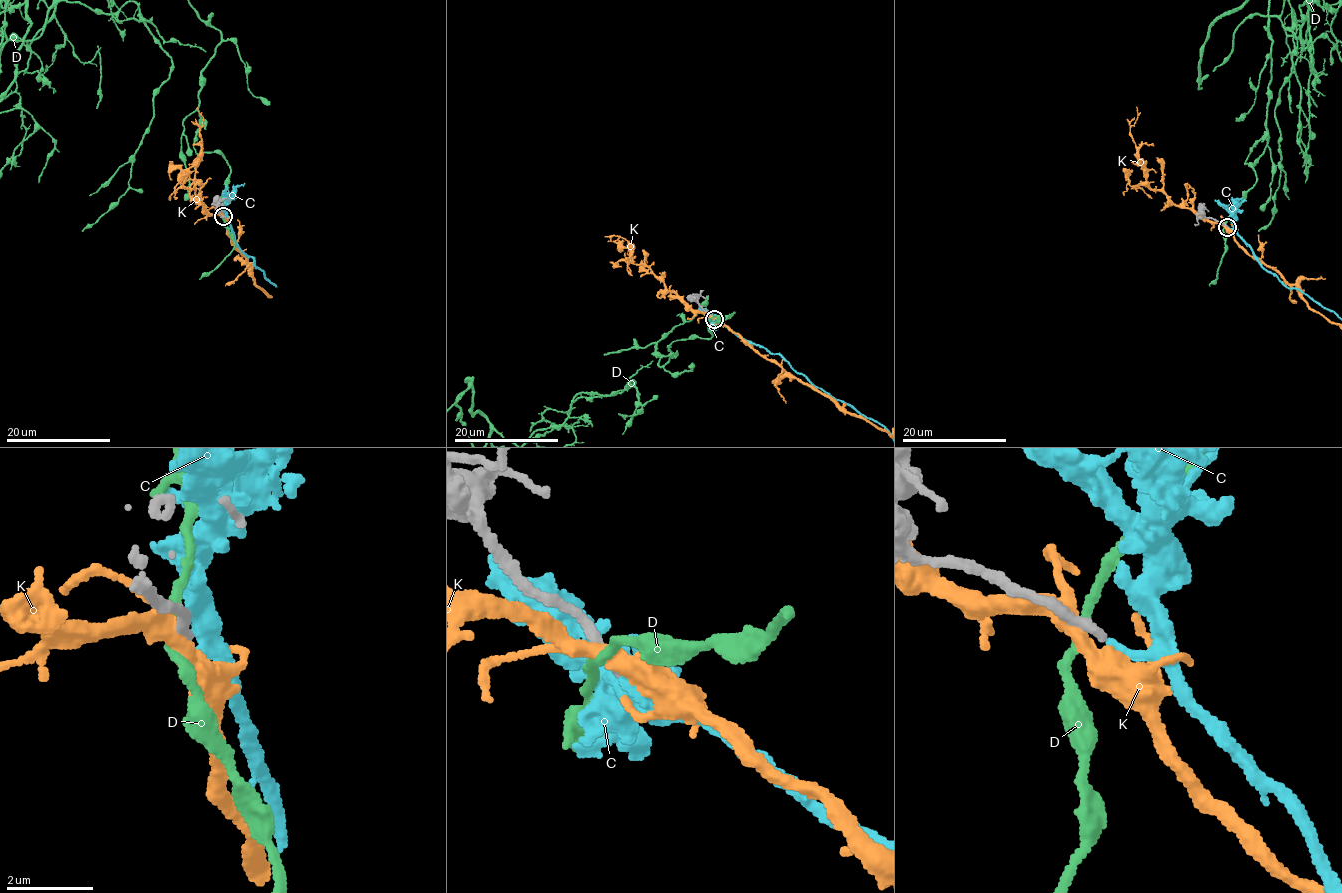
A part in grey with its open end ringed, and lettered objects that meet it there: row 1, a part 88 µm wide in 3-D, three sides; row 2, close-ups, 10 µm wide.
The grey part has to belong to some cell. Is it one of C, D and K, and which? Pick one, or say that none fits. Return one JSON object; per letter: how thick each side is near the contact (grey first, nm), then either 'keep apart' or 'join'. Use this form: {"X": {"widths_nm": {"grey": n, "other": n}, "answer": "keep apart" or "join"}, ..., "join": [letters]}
{"C": {"widths_nm": {"grey": 240, "other": 240}, "answer": "join"}, "D": {"widths_nm": {"grey": 280, "other": 190}, "answer": "keep apart"}, "K": {"widths_nm": {"grey": 300, "other": 320}, "answer": "keep apart"}, "join": ["C"]}

